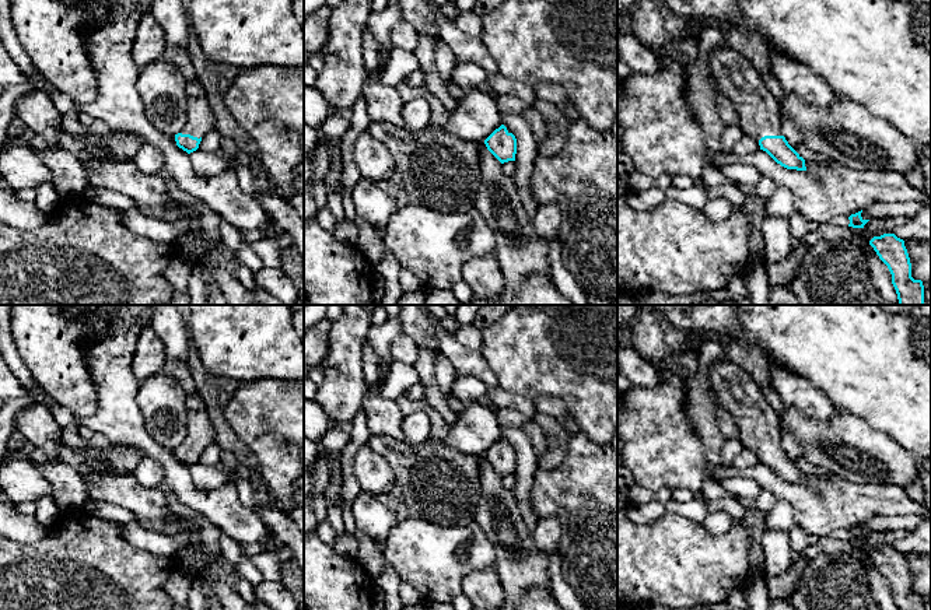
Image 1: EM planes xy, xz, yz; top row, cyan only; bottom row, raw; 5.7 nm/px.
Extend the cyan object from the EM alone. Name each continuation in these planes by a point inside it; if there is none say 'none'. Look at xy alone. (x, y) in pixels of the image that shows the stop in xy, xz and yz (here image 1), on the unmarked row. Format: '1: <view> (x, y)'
1: xy (200, 433)

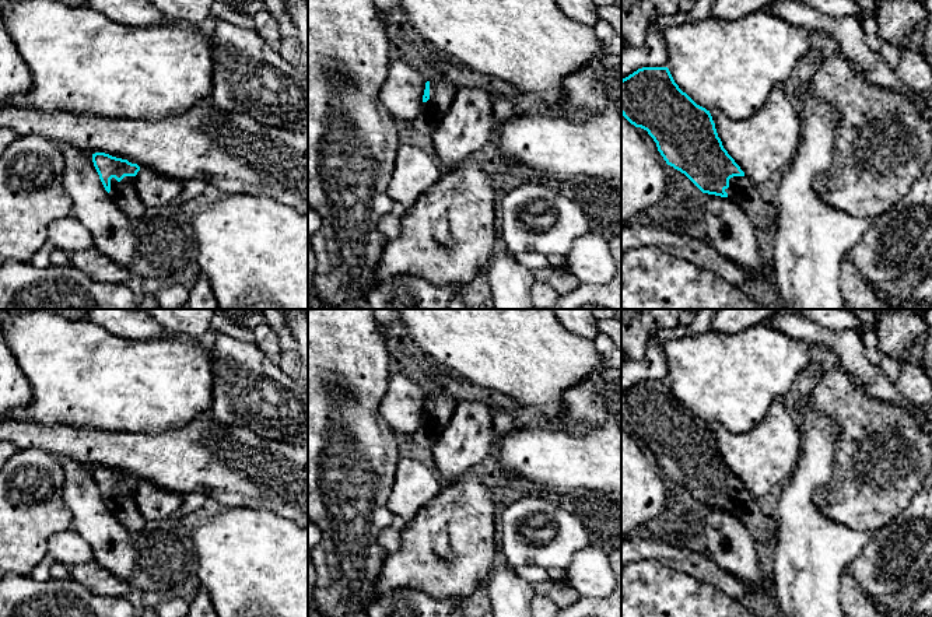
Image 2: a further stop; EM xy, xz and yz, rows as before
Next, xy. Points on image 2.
1: xy (123, 507)

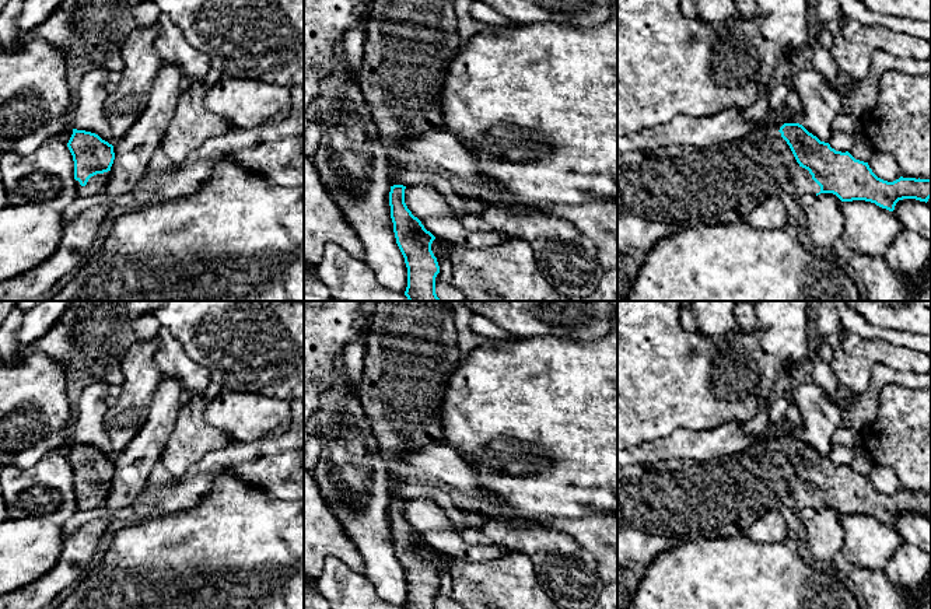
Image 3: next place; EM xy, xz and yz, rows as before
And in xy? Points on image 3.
1: xy (97, 497)

